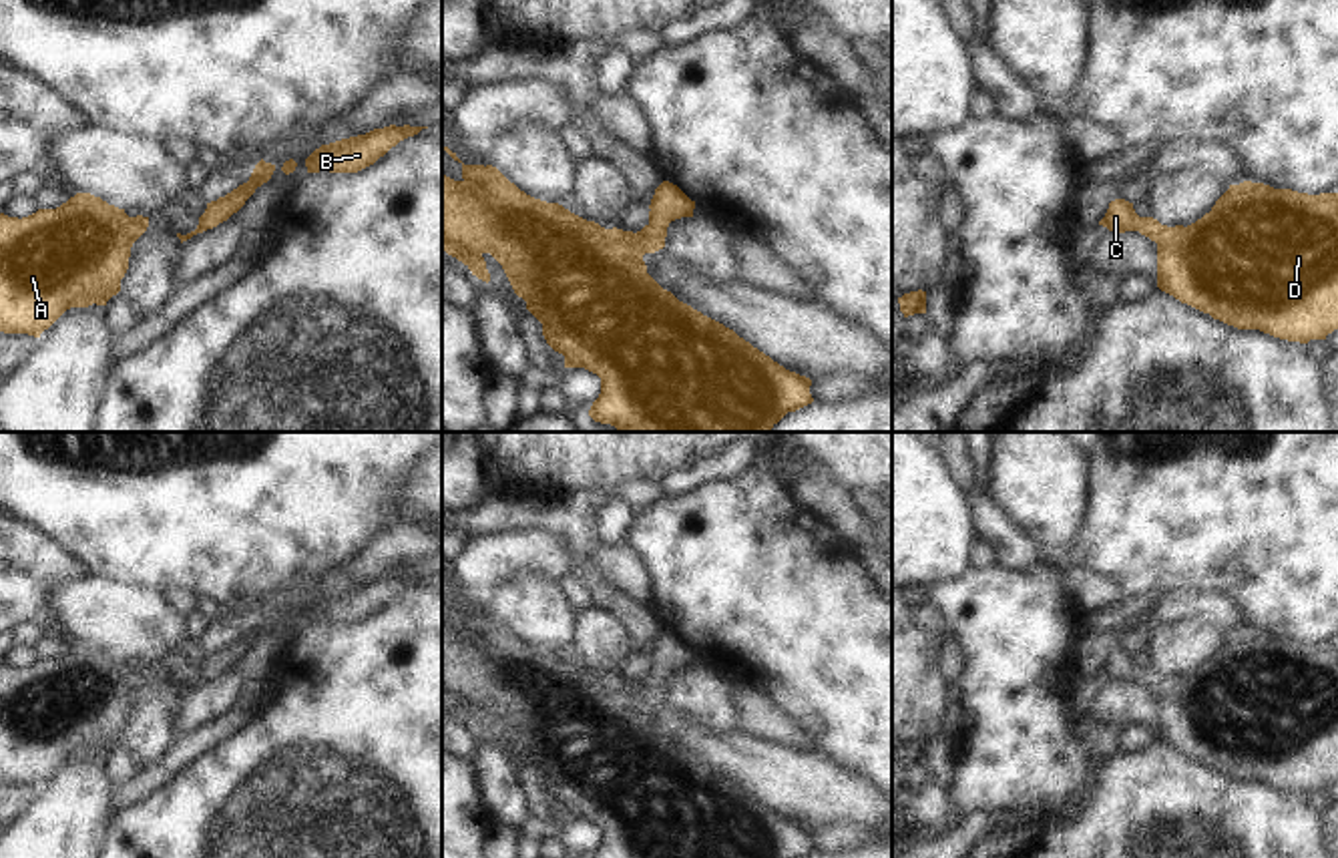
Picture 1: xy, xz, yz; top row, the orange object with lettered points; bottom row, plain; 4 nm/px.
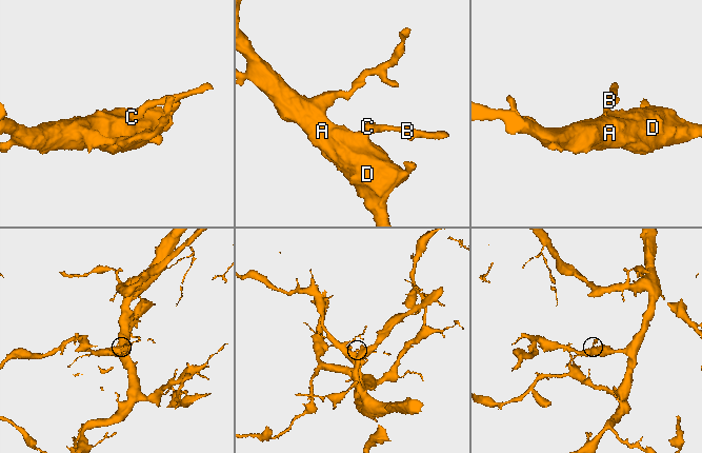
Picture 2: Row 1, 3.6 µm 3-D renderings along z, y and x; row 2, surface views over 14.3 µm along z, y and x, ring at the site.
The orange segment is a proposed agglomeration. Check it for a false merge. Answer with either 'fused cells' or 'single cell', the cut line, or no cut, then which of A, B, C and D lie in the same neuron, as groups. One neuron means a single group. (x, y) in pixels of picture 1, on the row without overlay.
single cell; no cut; A B C D

